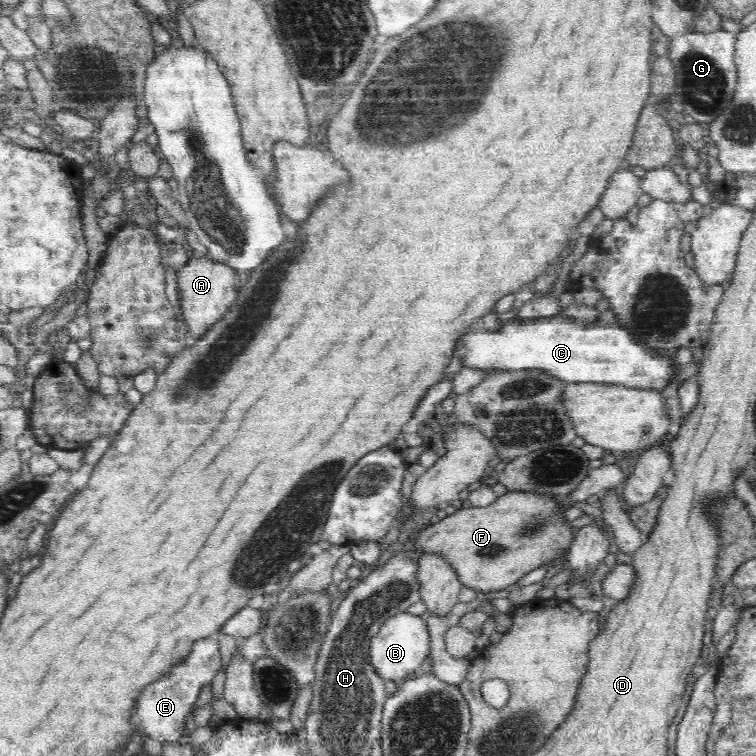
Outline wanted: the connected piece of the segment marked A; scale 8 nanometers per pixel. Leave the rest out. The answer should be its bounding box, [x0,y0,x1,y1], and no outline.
[177,254,244,339]

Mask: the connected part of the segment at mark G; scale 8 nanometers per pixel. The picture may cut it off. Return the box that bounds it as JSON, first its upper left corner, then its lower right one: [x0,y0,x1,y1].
[670,27,737,126]

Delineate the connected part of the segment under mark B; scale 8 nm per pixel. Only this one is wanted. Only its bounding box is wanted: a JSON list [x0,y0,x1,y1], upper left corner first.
[369,612,431,683]

